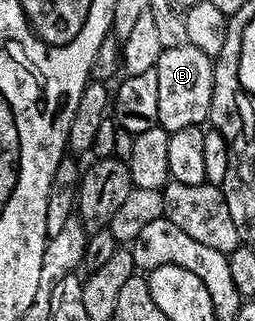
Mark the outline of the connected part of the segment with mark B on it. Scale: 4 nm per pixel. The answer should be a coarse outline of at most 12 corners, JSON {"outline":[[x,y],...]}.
{"outline":[[197,47],[164,49],[154,66],[158,125],[205,126],[215,62]]}

